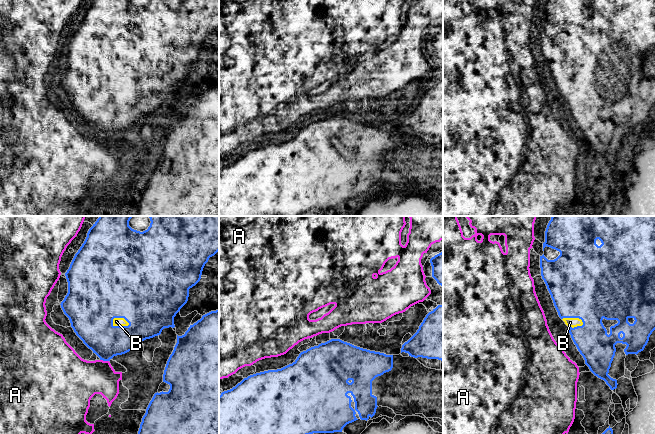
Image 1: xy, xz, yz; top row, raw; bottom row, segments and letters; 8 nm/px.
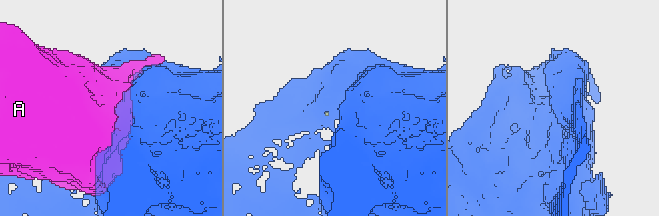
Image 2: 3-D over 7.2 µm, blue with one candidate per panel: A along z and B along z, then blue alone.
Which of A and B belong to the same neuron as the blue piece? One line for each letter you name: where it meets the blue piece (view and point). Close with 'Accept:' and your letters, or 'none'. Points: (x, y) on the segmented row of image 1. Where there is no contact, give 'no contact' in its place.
B: contact xy (121, 317)
Accept: B

